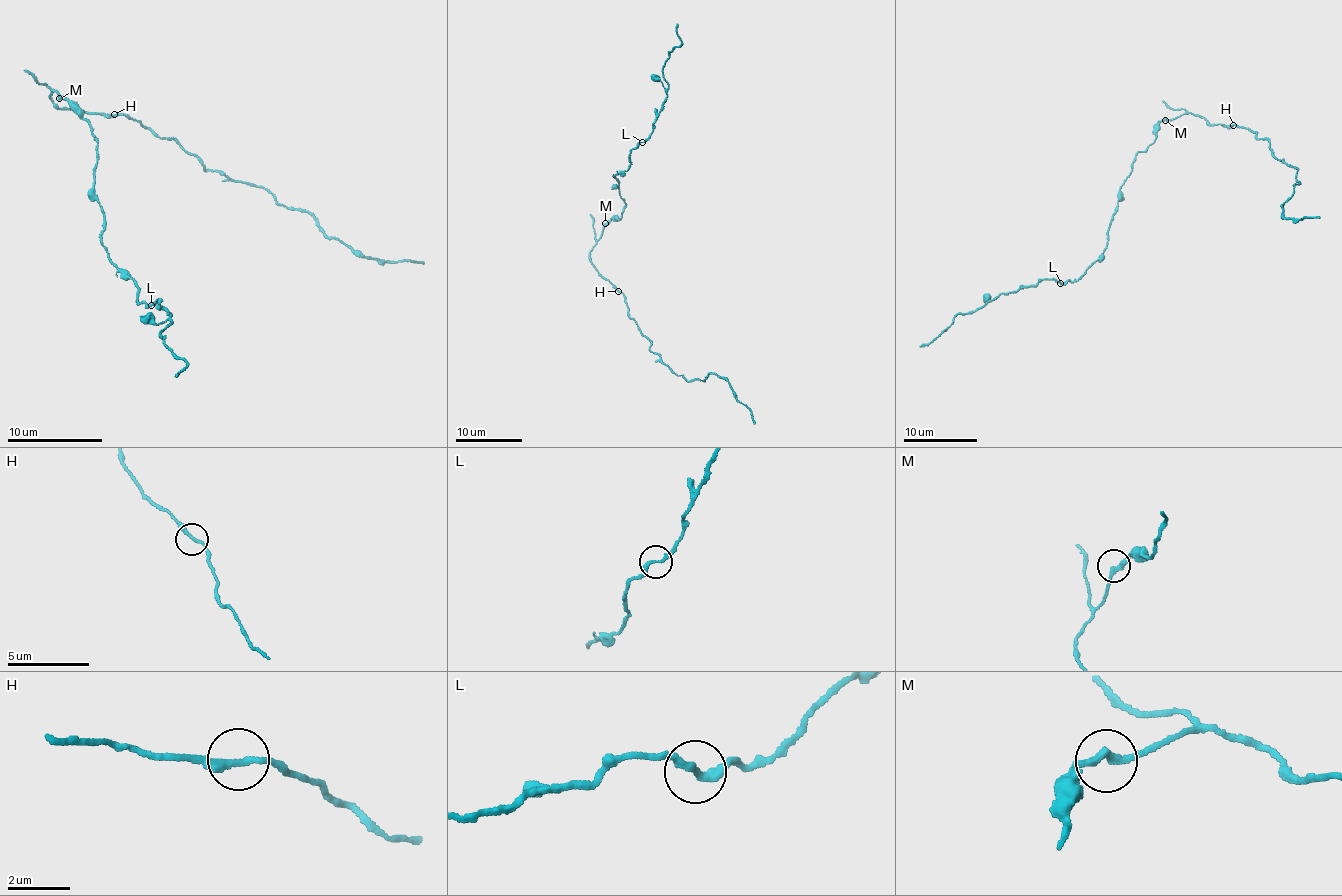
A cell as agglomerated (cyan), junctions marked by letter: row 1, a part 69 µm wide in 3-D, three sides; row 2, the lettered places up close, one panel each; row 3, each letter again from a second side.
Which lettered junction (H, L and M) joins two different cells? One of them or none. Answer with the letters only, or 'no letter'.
no letter

